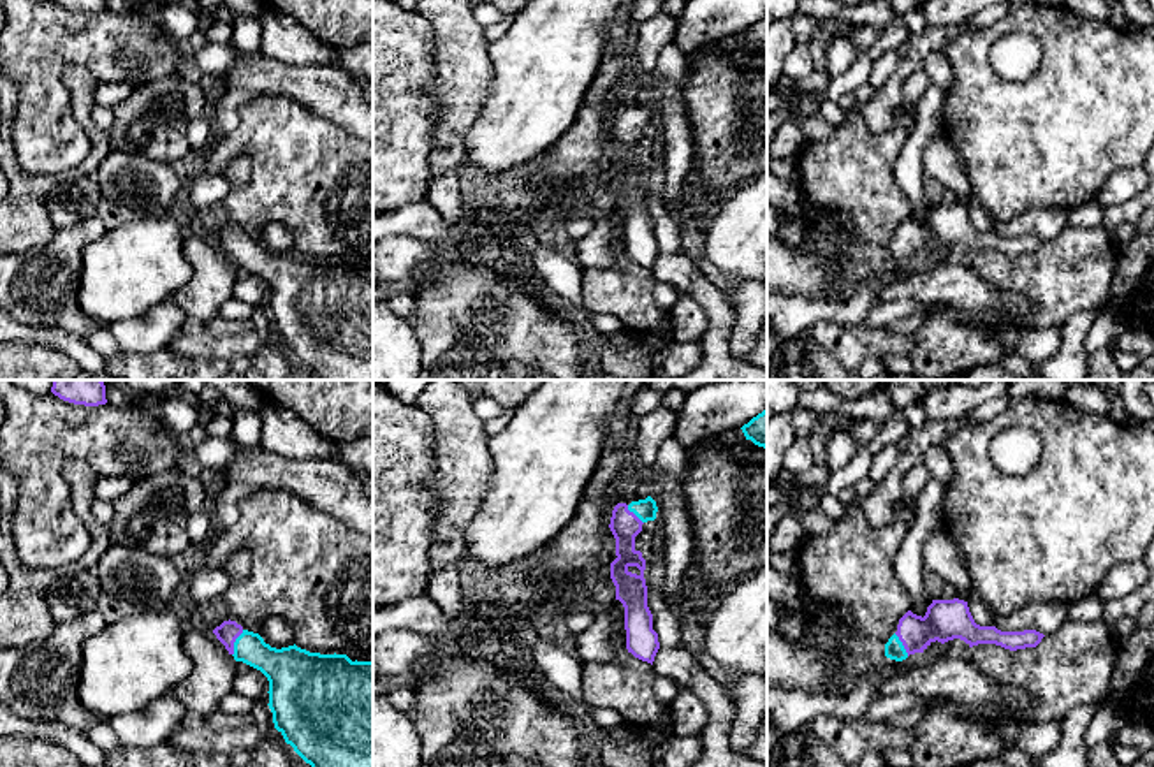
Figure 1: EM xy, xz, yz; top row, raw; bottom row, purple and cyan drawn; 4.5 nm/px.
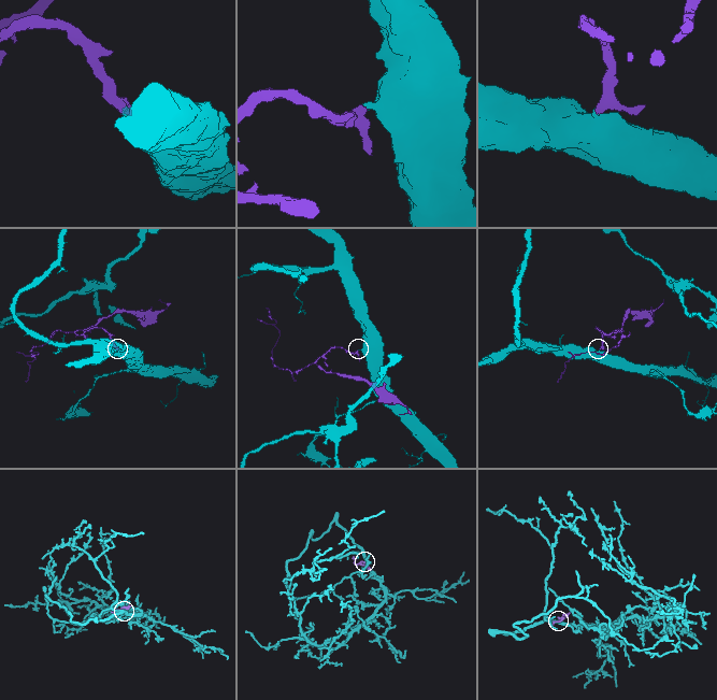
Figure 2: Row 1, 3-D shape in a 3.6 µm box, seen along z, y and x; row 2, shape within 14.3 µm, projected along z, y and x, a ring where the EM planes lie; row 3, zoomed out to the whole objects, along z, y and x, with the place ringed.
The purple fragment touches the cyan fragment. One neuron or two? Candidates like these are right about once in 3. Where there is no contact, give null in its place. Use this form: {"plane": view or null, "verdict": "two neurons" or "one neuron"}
{"plane": "xy", "verdict": "one neuron"}

